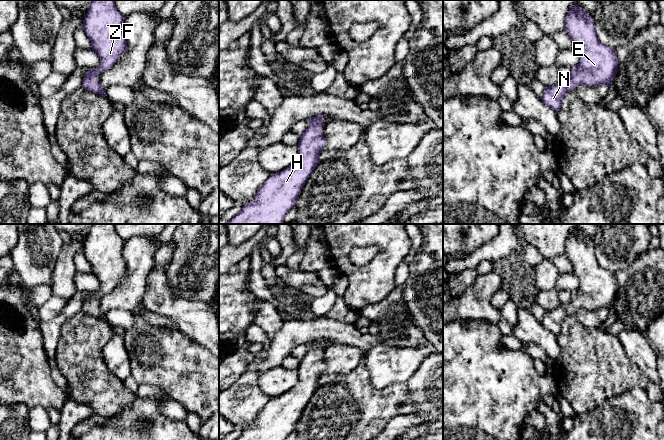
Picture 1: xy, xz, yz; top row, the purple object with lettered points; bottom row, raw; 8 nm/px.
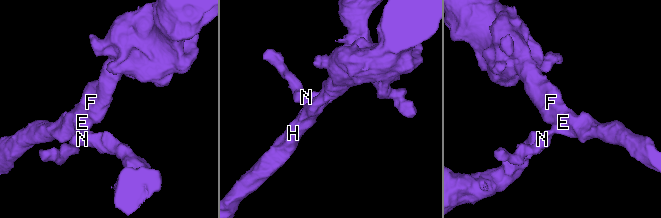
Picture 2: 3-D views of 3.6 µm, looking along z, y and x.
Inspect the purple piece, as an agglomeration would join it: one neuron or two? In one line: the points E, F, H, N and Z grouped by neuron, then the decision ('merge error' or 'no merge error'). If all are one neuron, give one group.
E F H N Z | no merge error

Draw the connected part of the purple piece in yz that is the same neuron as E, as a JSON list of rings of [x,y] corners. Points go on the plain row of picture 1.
[[[576,226],[565,241],[564,253],[572,263],[573,274],[580,284],[571,292],[569,303],[544,312],[541,323],[556,337],[563,330],[564,320],[578,309],[591,312],[612,310],[619,288],[616,274],[599,265],[593,242]]]

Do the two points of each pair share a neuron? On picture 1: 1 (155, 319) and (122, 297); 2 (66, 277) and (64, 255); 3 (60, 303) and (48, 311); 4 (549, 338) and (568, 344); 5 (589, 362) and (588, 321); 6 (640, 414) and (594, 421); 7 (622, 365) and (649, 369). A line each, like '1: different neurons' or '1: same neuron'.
1: different neurons
2: same neuron
3: same neuron
4: different neurons
5: different neurons
6: same neuron
7: different neurons

